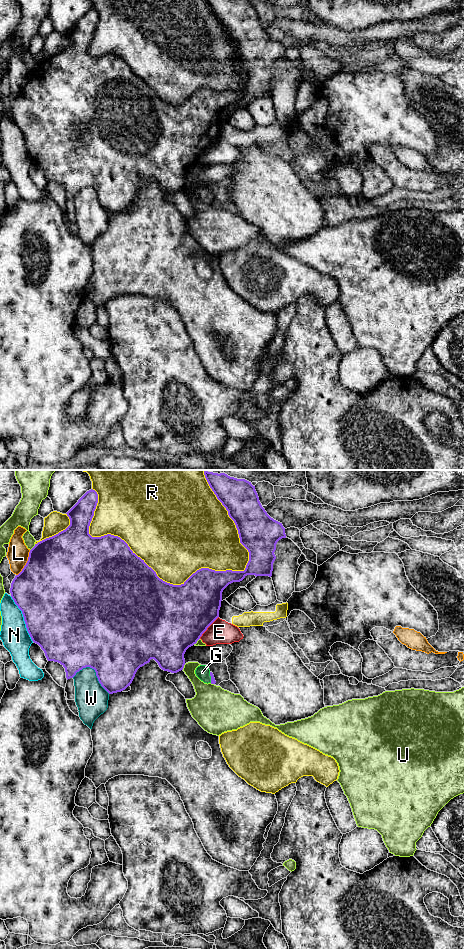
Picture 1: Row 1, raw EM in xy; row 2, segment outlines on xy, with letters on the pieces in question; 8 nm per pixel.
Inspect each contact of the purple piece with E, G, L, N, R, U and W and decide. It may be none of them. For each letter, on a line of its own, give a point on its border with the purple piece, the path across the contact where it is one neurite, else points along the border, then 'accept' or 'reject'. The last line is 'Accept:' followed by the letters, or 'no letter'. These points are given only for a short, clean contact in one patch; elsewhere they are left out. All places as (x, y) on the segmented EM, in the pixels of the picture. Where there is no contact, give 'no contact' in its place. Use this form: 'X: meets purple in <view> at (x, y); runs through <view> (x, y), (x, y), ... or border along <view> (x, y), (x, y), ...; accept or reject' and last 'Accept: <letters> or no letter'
E: meets purple in xy at (208, 626); reject
G: meets purple in xy at (211, 677); runs through xy (213, 681), (211, 677), (202, 672); accept
L: meets purple in xy at (26, 563); reject
N: meets purple in xy at (24, 619); reject
R: meets purple in xy at (144, 562); reject
U: meets purple in xy at (33, 547); reject
W: meets purple in xy at (95, 671); reject
Accept: G

